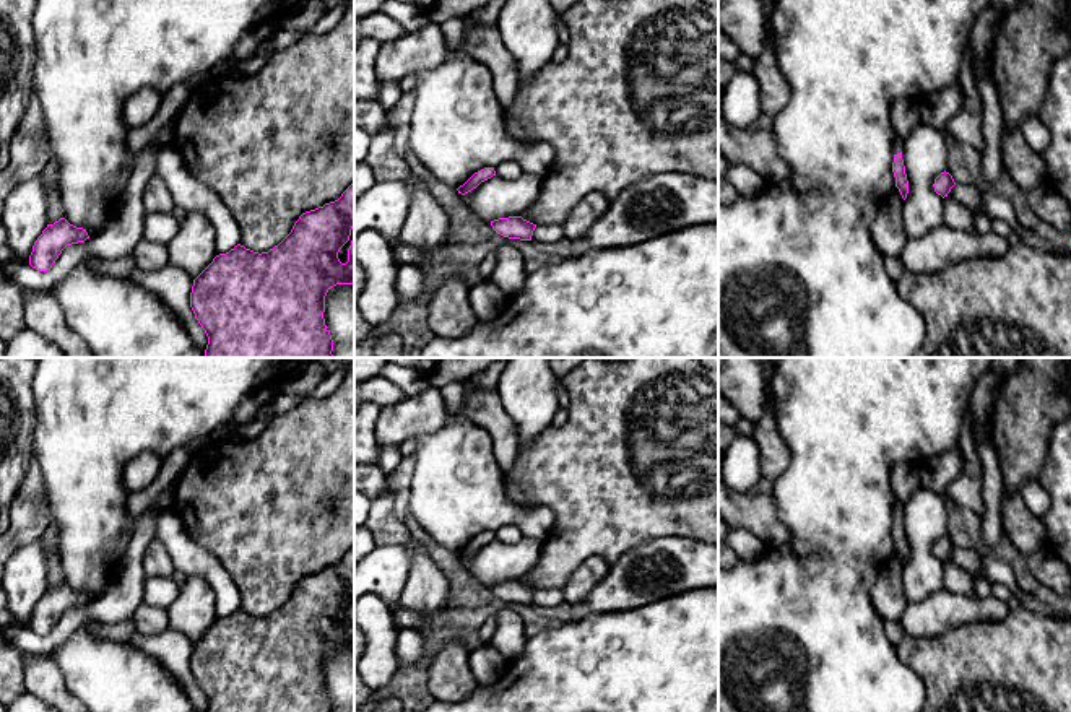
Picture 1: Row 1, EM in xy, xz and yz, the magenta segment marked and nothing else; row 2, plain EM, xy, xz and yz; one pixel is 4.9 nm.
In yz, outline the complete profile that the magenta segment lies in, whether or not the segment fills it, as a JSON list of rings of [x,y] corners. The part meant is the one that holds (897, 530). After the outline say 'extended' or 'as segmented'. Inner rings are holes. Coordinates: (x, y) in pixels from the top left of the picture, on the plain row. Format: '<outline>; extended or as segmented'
[[[895,499],[894,502],[894,527],[892,527],[892,536],[895,541],[895,551],[899,553],[902,562],[907,562],[908,558],[908,545],[905,538],[905,530],[902,523],[902,502]]]; extended

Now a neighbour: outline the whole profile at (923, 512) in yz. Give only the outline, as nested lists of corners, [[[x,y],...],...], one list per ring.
[[[918,486],[902,502],[902,523],[908,545],[902,593],[907,603],[920,603],[944,588],[943,561],[933,551],[947,528],[944,497]]]

